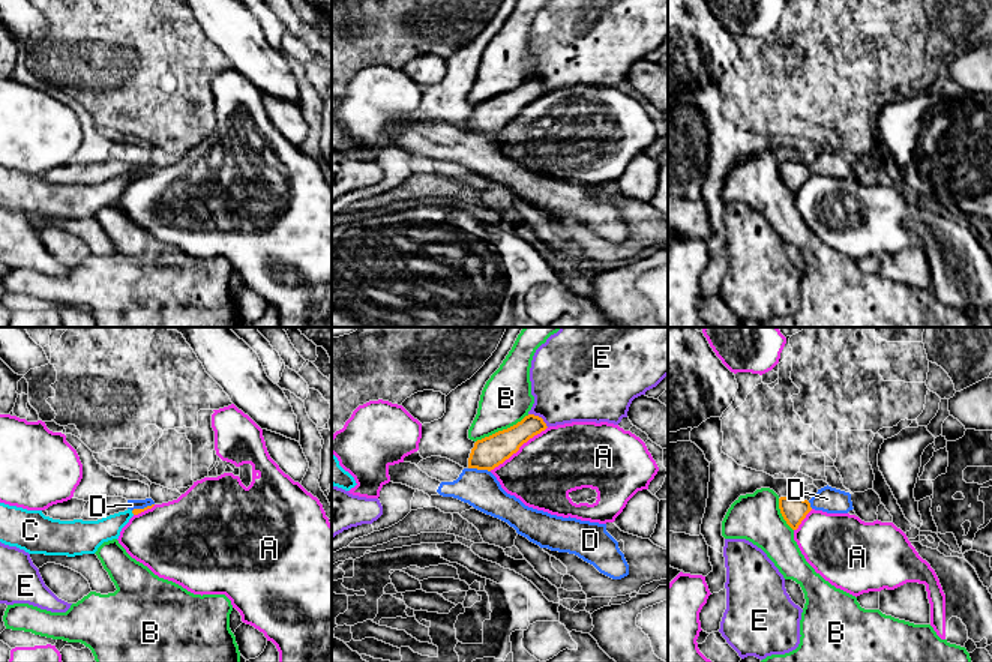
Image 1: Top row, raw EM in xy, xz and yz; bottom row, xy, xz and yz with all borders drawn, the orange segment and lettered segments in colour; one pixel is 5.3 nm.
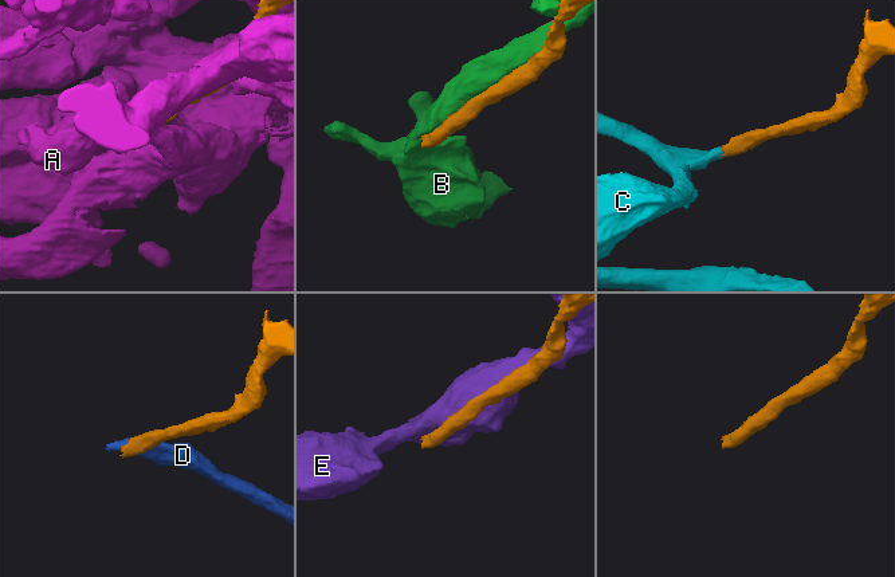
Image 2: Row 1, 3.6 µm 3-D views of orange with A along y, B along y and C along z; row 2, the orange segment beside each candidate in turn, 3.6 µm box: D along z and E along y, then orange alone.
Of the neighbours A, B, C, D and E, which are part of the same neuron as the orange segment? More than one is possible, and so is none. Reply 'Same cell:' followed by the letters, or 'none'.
Same cell: C

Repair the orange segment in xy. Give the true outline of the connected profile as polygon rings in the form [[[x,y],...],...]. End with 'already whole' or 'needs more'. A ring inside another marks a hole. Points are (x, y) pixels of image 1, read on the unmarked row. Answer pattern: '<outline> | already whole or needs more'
[[[0,167],[0,206],[9,210],[17,210],[29,218],[45,219],[83,219],[95,218],[98,212],[108,204],[119,203],[122,192],[134,179],[138,179],[155,168],[144,173],[128,173],[98,185],[60,185],[45,180],[42,174],[27,174],[17,170]]] | needs more

